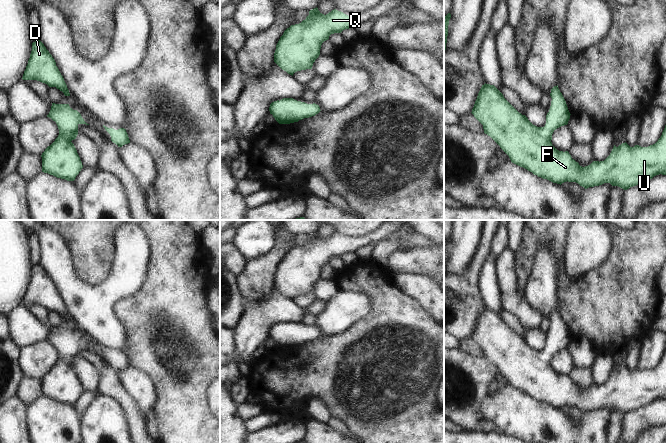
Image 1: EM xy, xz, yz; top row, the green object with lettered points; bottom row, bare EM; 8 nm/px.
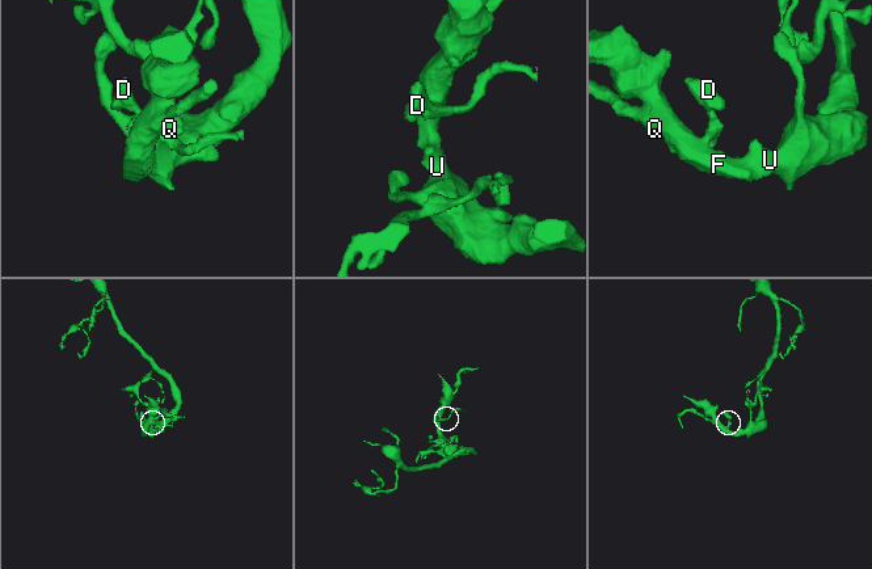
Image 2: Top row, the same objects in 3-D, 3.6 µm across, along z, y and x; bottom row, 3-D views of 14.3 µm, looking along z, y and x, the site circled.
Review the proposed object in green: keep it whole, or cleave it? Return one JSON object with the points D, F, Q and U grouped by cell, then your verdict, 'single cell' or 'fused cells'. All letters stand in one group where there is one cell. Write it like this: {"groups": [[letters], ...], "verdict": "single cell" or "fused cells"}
{"groups": [["D", "F", "Q", "U"]], "verdict": "single cell"}

